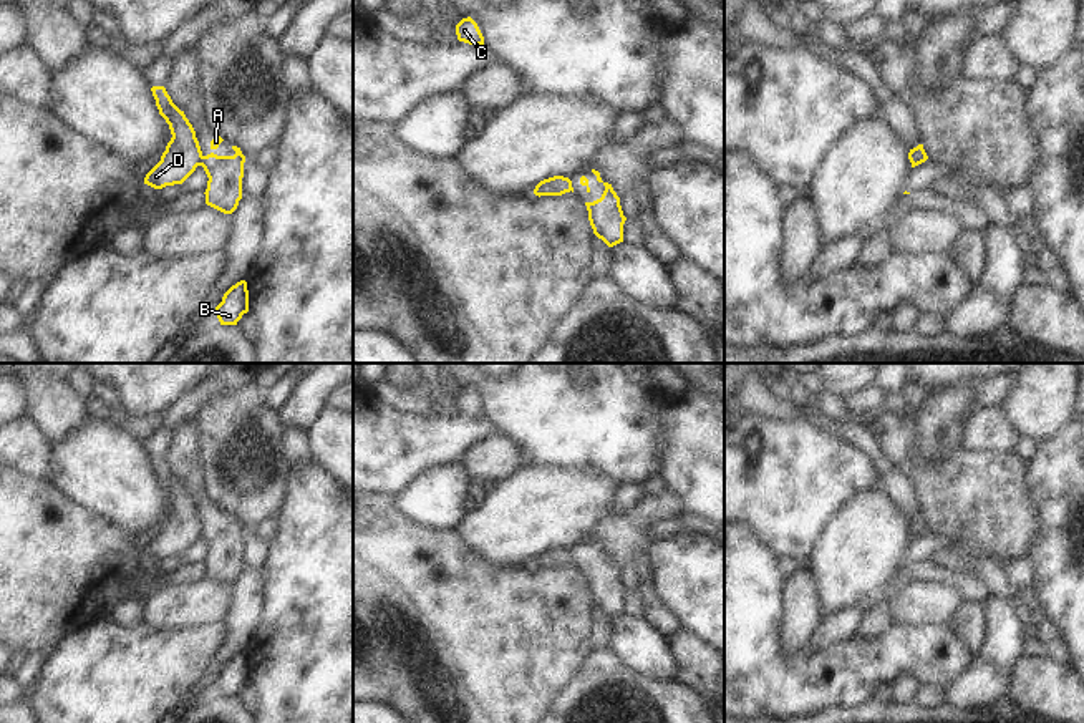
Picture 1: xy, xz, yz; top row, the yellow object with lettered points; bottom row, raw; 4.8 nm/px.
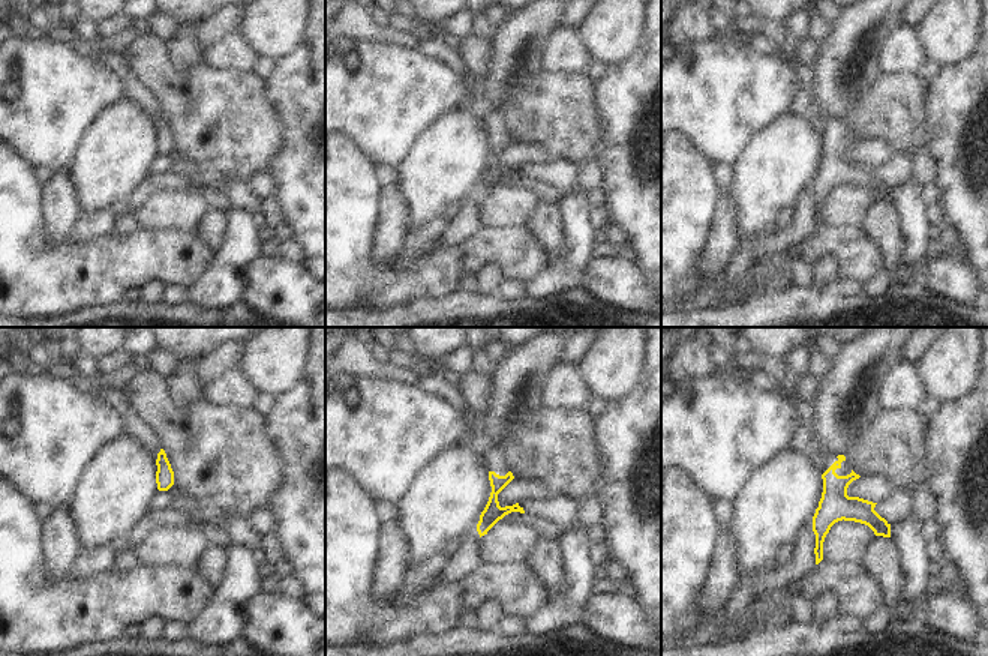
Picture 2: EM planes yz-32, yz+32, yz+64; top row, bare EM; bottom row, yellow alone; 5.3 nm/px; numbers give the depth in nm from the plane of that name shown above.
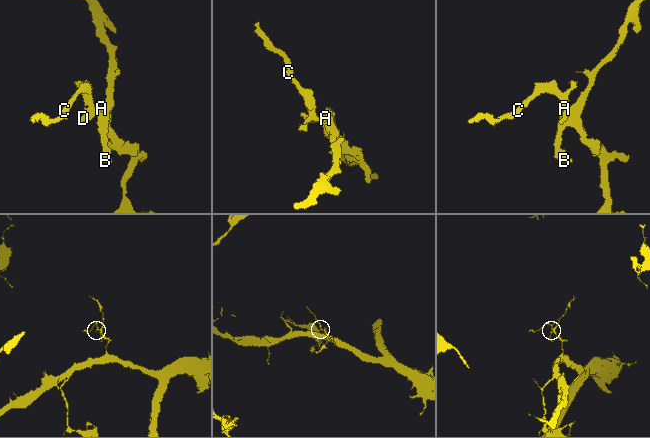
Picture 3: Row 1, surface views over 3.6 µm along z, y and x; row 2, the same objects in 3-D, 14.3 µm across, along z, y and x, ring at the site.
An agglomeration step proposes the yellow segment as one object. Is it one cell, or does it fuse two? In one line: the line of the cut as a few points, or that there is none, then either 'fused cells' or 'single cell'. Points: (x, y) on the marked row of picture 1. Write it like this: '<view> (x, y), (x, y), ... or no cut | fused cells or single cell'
xy (203, 156), (199, 164) | fused cells

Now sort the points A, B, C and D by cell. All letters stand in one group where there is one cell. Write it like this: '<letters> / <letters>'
A B / C D

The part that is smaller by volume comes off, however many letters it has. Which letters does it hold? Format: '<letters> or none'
C, D.

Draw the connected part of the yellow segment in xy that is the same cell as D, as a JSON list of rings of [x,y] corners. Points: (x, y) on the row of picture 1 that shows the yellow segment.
[[[152,86],[152,96],[159,114],[171,129],[171,141],[161,156],[161,161],[146,174],[144,184],[162,189],[166,186],[182,184],[202,163],[202,151],[196,131],[184,111],[181,111],[167,95],[164,86]]]

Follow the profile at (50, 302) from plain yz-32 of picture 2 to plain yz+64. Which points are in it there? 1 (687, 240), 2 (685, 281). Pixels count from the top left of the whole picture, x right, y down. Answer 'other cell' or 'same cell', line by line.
1: same cell
2: same cell

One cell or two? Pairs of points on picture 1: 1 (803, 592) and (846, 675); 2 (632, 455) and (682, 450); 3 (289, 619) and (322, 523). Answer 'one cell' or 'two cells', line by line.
1: two cells
2: two cells
3: one cell

